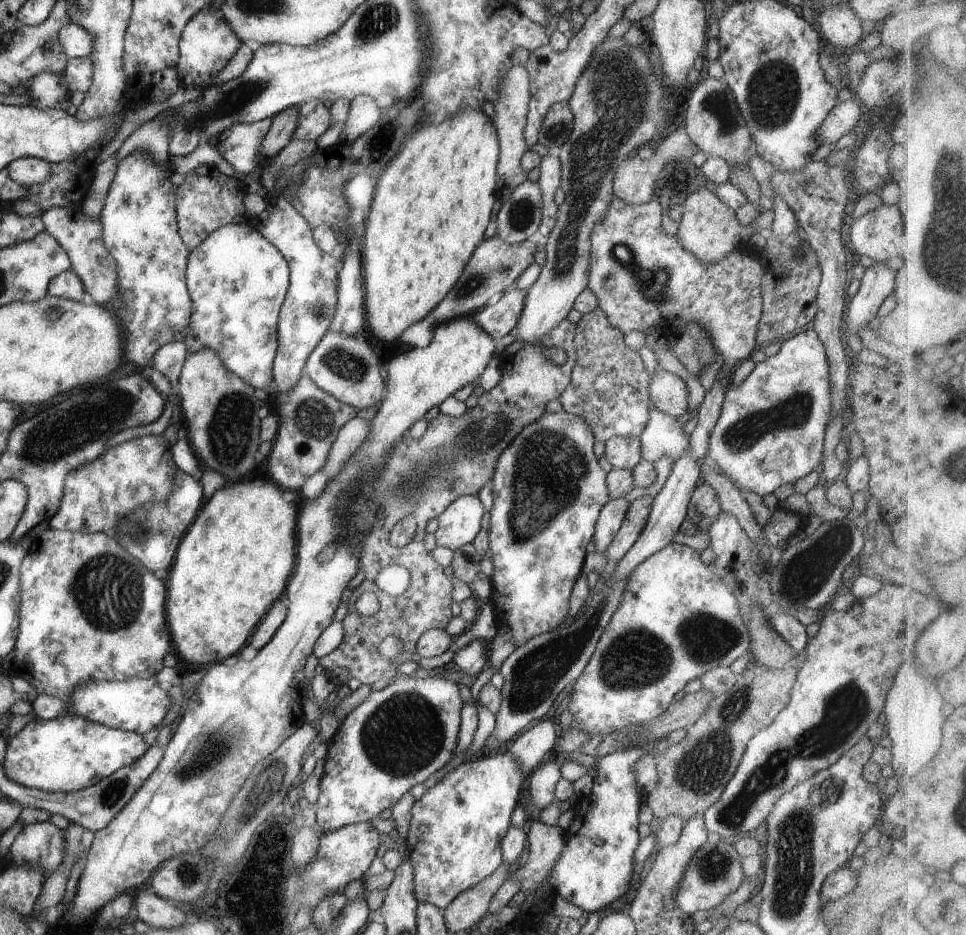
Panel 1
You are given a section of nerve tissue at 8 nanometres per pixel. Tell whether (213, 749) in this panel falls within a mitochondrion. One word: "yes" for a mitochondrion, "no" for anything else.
yes

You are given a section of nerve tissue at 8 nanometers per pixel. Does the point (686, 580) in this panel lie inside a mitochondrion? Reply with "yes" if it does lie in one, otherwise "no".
no

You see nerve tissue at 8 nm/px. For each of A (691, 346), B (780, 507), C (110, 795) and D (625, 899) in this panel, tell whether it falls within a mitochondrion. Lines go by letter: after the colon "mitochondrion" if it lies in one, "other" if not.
A: mitochondrion
B: other
C: mitochondrion
D: other

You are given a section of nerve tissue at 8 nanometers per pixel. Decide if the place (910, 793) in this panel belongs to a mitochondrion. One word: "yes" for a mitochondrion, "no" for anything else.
no

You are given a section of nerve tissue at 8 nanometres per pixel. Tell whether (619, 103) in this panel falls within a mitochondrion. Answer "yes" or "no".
yes

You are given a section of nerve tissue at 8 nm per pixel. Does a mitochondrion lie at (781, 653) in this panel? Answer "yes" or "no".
no

